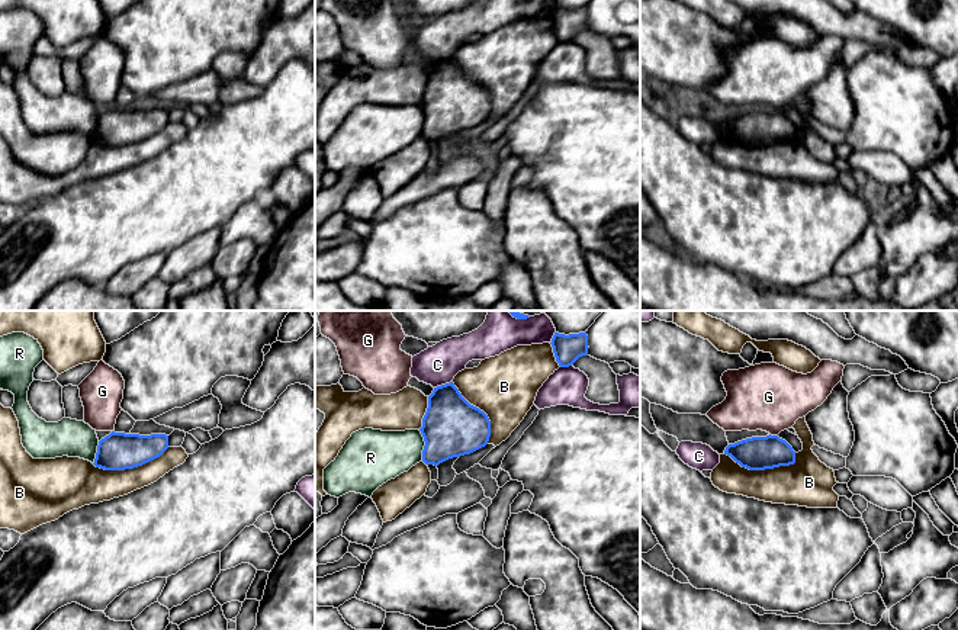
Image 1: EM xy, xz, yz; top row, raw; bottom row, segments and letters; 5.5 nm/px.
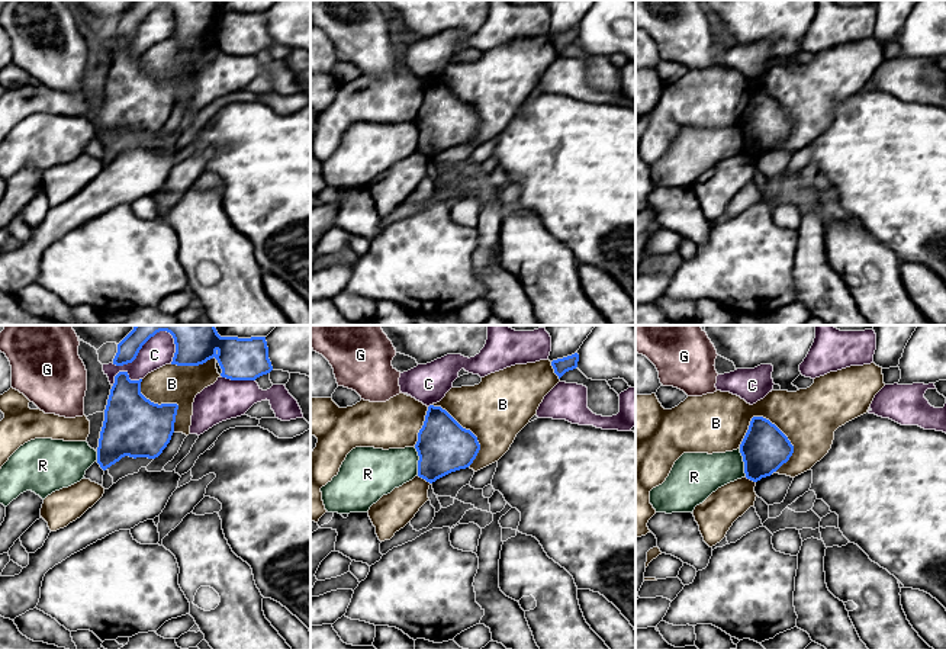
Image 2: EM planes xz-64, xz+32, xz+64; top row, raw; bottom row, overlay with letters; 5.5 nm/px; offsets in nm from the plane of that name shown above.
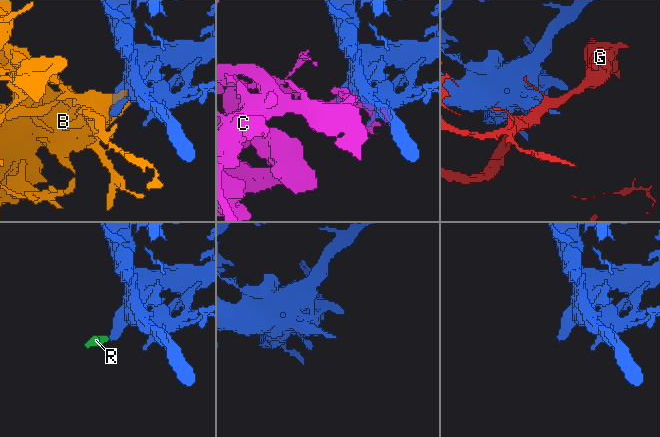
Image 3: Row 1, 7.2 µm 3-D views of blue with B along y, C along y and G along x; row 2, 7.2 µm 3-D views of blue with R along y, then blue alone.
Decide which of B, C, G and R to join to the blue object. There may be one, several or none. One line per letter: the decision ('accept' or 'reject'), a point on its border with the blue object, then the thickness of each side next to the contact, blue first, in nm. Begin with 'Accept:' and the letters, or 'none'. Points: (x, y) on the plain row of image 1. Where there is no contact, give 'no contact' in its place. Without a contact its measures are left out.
Accept: none
B: reject; contact yz (759, 144); calibres 190 and 240 nm
C: reject; contact xz (443, 60); calibres 320 and 220 nm
G: reject; contact yz (774, 111); calibres 190 and 380 nm
R: reject; contact xz (424, 121); calibres 320 and 280 nm

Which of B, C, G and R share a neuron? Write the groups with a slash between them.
B R / C / G

